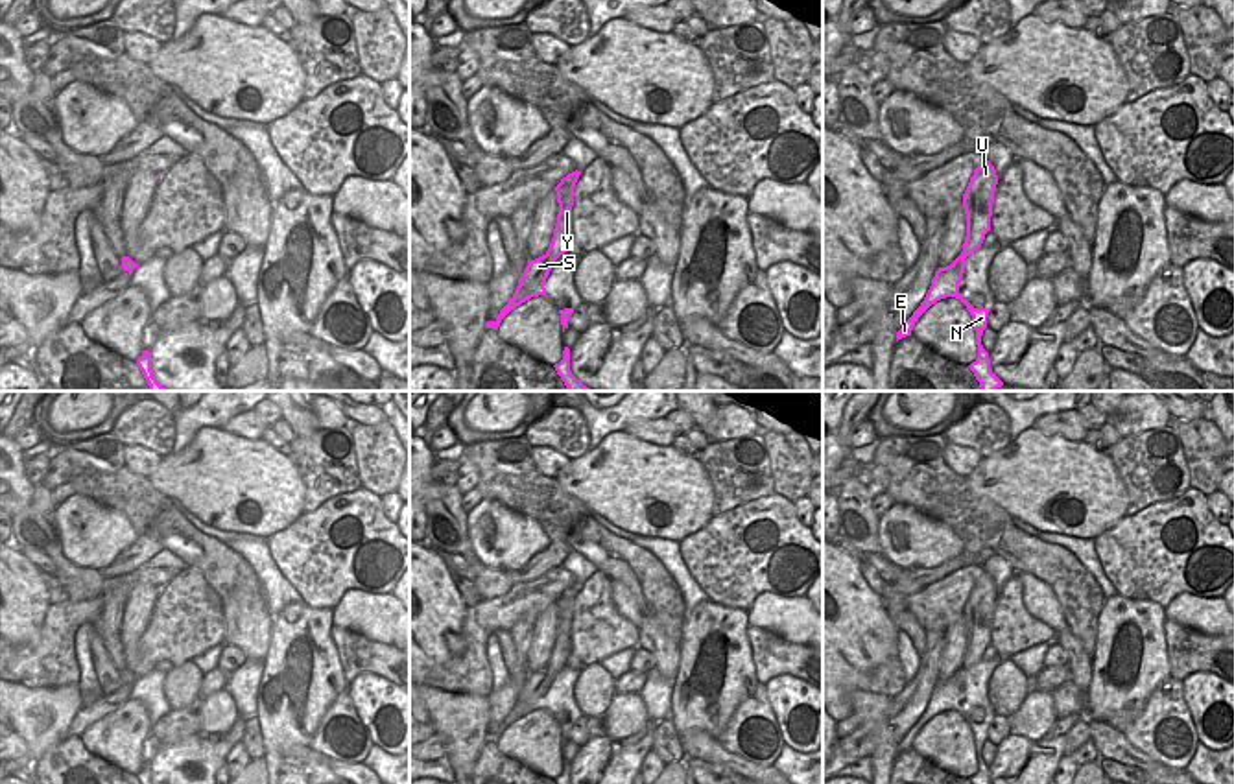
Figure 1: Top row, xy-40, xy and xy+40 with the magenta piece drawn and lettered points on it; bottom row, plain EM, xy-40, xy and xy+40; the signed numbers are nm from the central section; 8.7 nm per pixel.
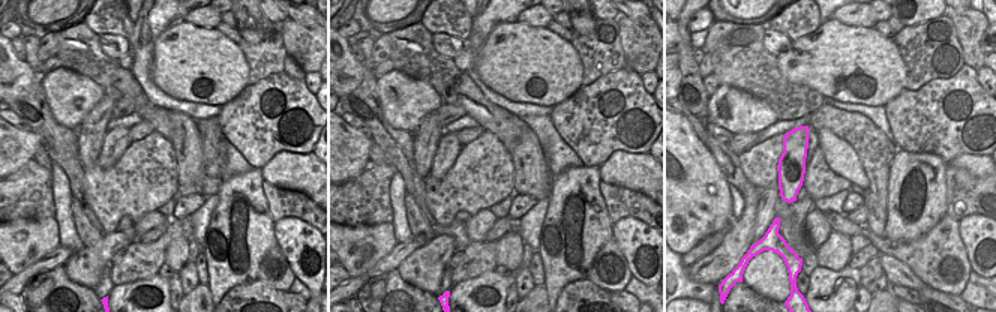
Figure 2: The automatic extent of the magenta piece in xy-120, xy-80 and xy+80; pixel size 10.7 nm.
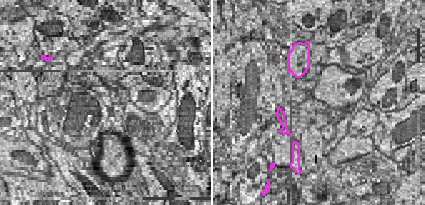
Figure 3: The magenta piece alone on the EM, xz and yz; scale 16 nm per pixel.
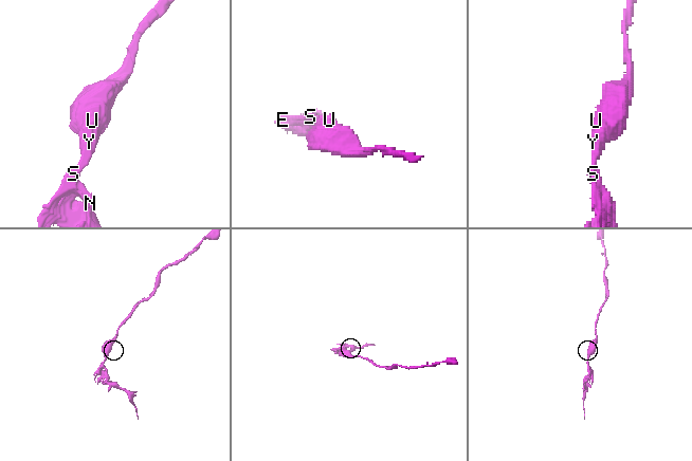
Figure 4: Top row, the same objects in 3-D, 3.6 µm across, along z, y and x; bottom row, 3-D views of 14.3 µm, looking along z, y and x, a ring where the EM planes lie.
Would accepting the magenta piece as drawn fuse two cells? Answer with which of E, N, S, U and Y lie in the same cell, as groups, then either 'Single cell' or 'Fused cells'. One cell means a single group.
Groups: E N S / U Y. Fused cells

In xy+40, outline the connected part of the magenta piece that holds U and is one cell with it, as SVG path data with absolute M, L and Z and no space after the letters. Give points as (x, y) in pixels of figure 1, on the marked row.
M983 159L974 170L974 175L970 177L970 183L963 194L967 238L957 258L970 256L974 251L978 251L985 240L985 234L991 231L996 184L996 170L987 159Z

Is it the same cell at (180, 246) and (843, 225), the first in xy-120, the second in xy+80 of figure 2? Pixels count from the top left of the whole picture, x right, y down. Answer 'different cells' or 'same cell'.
different cells

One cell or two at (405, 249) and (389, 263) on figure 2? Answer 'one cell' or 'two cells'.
one cell

